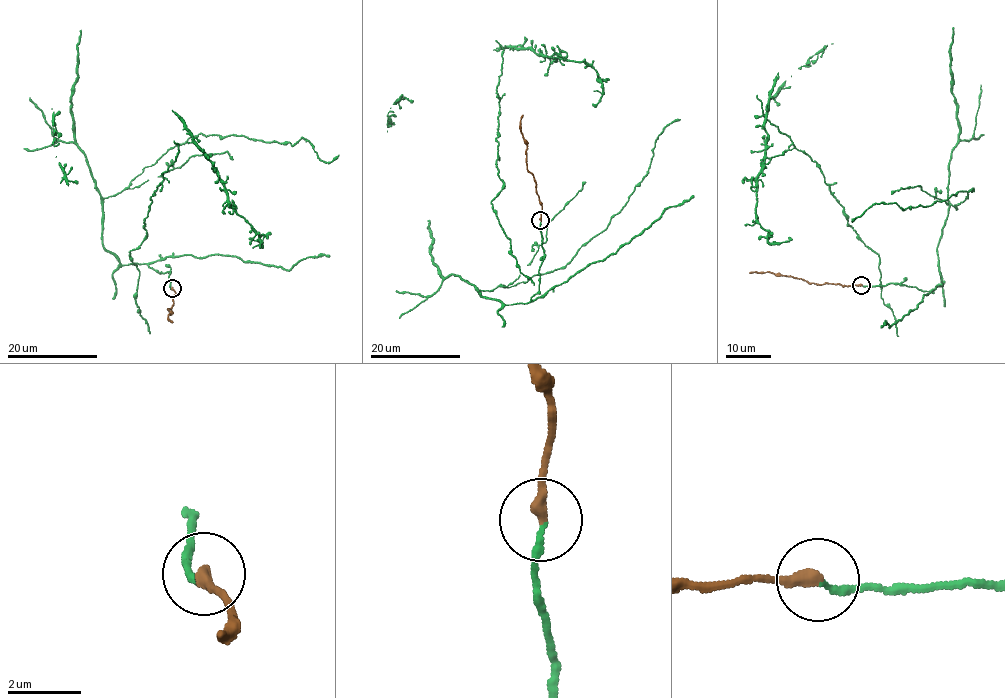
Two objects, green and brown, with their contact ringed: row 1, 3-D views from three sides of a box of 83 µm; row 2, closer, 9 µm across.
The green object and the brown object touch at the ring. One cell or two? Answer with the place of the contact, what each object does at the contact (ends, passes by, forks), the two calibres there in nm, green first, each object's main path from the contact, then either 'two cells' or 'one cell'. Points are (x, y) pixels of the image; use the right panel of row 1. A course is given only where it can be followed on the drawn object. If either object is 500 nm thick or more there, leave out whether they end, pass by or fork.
place (861, 285); green ends; brown ends; calibres 170 and 360 nm; course green (862, 285), (940, 287), (941, 228), (949, 205), (956, 208), (974, 190), (925, 207), (872, 204), (854, 217); course brown (862, 285), (815, 284), (770, 272), (749, 272); one cell

